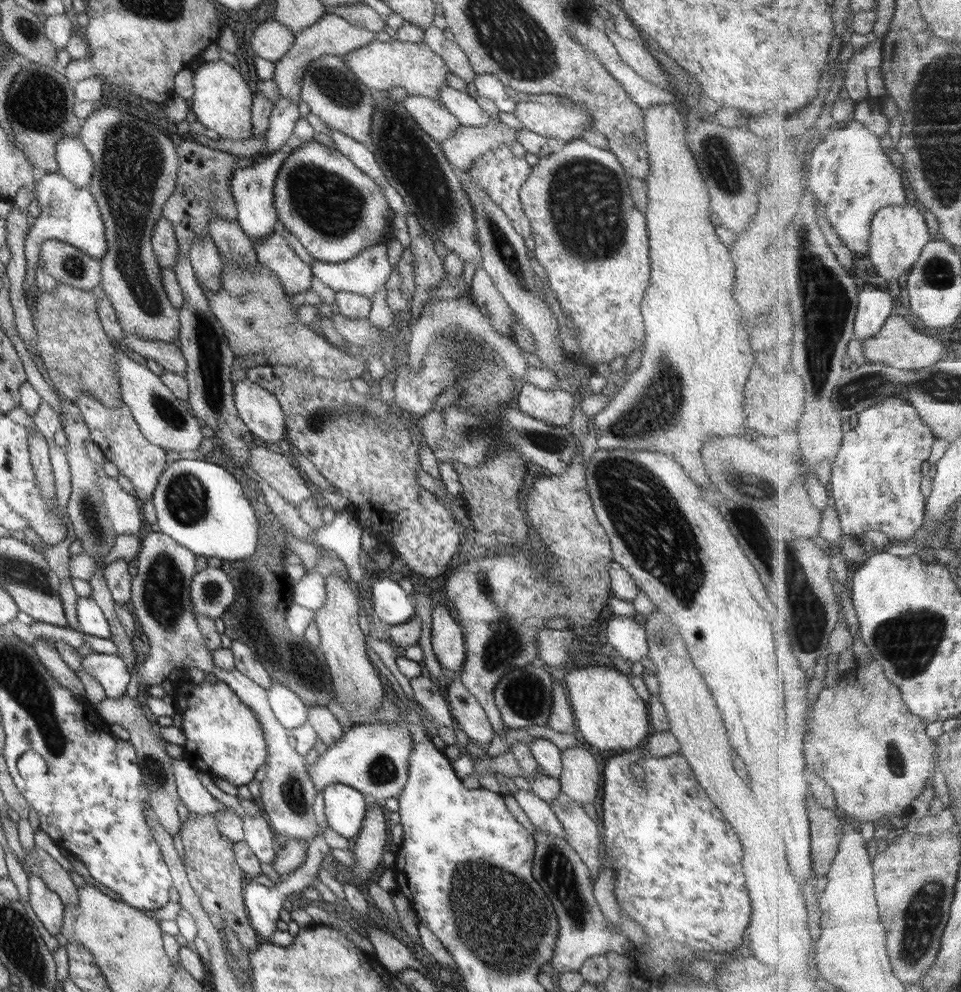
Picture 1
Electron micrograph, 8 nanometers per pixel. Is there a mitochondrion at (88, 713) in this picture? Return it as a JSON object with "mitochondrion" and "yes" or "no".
{"mitochondrion":"no"}

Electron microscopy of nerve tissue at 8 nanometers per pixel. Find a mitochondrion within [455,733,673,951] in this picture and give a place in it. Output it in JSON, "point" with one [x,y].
{"point":[557,872]}

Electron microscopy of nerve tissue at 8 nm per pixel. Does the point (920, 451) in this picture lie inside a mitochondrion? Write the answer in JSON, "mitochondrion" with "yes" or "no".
{"mitochondrion":"no"}

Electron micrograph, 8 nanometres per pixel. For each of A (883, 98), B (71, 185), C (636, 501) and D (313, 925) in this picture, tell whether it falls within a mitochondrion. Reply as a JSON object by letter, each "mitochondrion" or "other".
{"A":"other","B":"other","C":"mitochondrion","D":"other"}

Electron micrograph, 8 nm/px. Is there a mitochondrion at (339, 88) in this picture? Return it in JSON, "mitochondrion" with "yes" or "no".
{"mitochondrion":"yes"}

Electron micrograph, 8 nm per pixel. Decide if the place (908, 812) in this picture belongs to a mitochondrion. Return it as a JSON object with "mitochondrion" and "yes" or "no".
{"mitochondrion":"no"}

